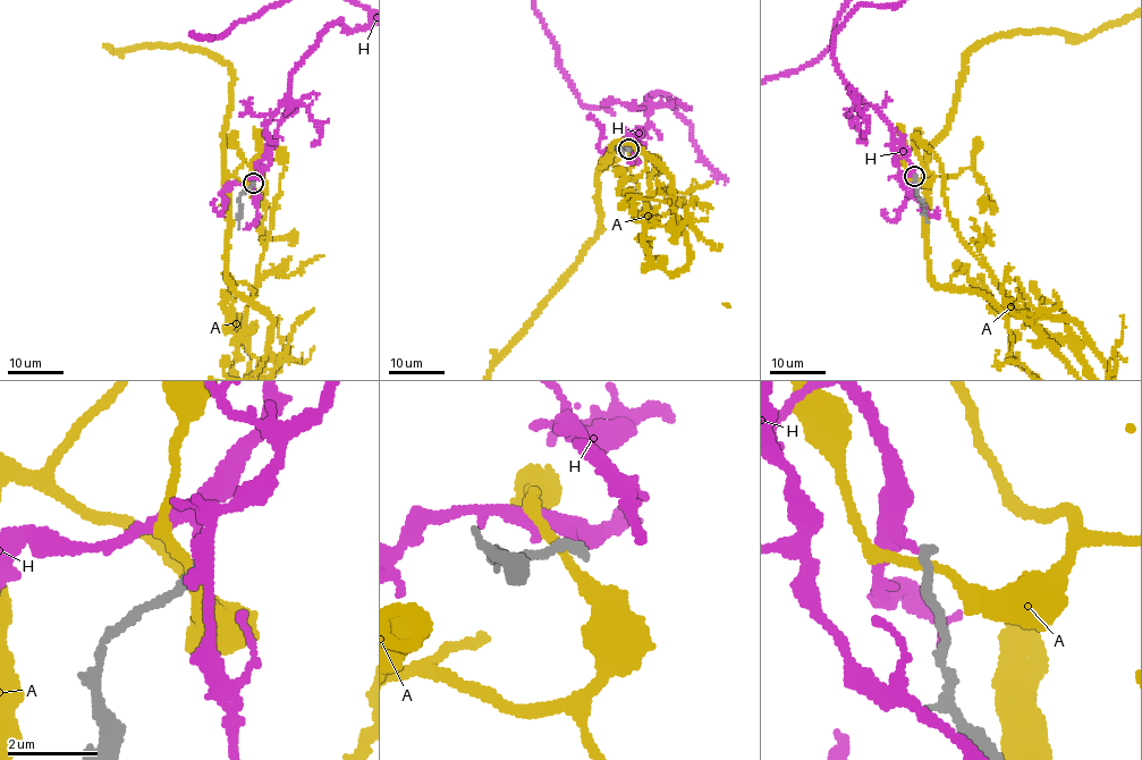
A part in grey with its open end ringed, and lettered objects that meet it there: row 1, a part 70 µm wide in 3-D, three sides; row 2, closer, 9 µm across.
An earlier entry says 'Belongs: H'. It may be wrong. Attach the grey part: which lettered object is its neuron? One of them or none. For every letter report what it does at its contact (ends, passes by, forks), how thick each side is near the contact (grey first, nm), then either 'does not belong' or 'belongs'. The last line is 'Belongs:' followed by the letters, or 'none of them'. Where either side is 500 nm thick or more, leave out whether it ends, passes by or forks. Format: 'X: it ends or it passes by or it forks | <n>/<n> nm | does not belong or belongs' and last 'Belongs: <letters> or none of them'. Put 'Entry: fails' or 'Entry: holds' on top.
Entry: holds
A: it passes by | 280/200 nm | does not belong
H: it passes by | 240/180 nm | belongs
Belongs: H

